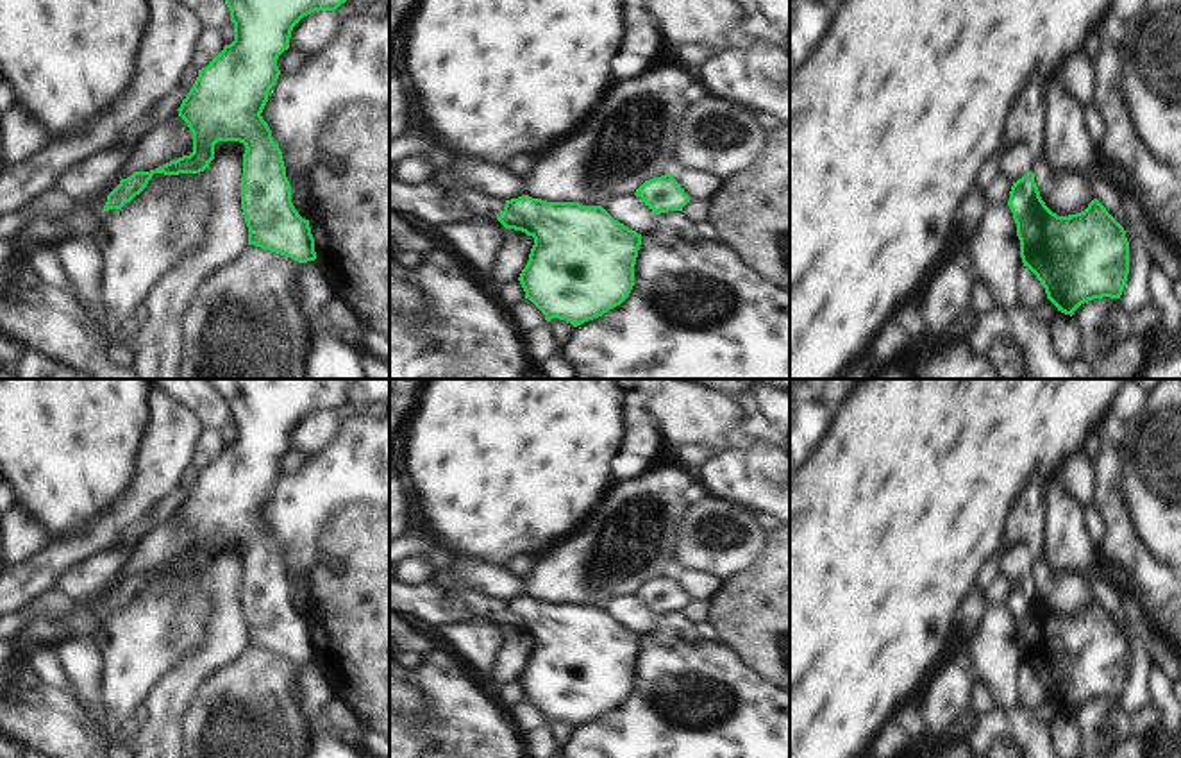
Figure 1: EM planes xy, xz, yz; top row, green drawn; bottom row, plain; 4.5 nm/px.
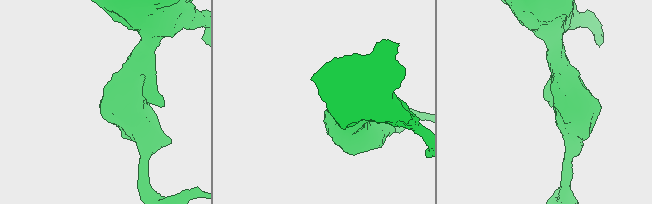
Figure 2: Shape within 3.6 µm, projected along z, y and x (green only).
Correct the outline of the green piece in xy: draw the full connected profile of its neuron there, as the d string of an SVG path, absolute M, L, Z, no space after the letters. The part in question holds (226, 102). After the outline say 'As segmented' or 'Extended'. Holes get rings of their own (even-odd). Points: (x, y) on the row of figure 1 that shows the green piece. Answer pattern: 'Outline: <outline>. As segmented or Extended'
Outline: M225 0L234 23L234 41L202 70L182 100L179 116L193 134L193 152L170 161L150 172L134 172L121 179L107 195L104 211L121 209L139 195L154 173L179 175L200 173L214 159L218 141L239 141L245 145L241 177L241 209L248 227L248 245L291 257L298 263L316 259L314 238L309 220L302 218L291 202L291 186L286 177L282 152L272 138L268 123L261 113L268 102L270 89L275 86L281 70L279 55L289 48L293 27L314 11L336 11L347 0Z. As segmented

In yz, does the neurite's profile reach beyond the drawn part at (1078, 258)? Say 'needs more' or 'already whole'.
already whole

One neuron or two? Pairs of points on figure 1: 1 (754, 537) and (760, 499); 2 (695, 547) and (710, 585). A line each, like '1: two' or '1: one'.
1: two
2: two

